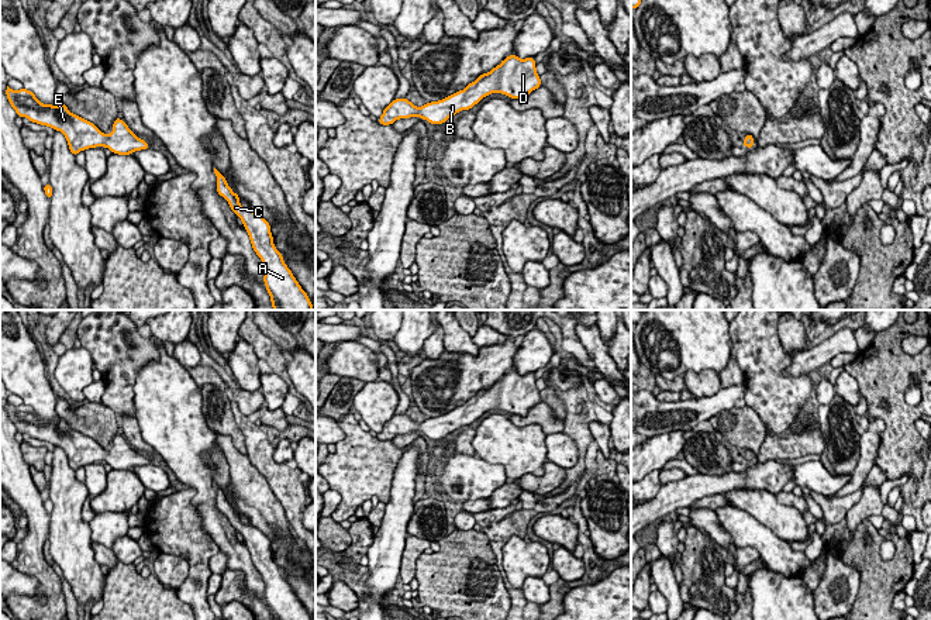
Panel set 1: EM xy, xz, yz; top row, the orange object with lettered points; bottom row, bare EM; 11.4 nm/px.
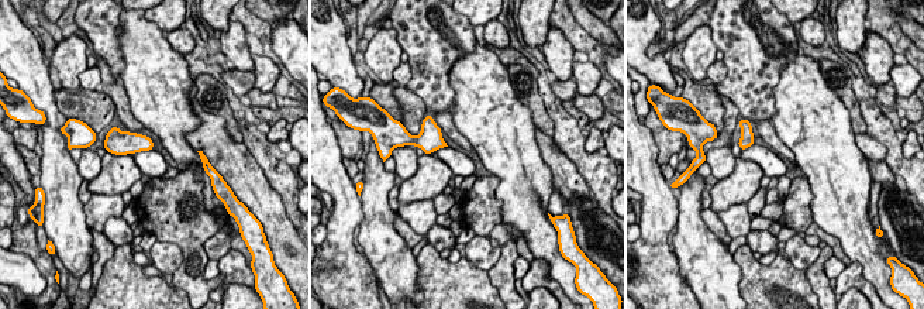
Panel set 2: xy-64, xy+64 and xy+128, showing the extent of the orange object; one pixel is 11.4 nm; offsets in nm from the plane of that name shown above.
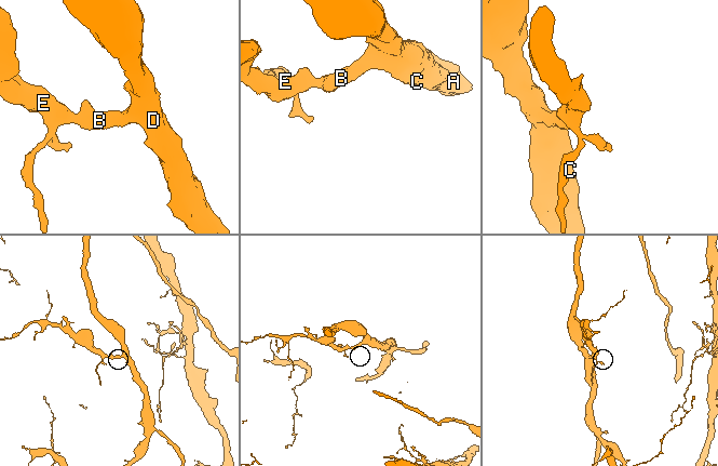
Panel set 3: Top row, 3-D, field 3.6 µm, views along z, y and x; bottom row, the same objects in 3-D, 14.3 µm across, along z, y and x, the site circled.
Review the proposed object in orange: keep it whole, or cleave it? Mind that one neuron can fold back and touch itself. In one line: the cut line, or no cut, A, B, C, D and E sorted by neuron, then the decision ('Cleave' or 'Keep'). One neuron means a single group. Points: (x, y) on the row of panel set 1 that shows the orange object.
No split. Groups: A B C D E. Keep

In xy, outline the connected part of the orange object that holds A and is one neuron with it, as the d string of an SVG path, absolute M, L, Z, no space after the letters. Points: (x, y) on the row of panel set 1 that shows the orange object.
M215 168L214 173L217 176L217 193L228 202L231 210L242 220L252 248L265 266L263 283L273 310L313 310L311 300L273 244L270 224L252 209L244 209L239 196L232 192L225 178Z

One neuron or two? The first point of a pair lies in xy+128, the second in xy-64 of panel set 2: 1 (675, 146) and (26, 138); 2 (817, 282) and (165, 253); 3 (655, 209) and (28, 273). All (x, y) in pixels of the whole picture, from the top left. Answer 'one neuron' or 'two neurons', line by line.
1: one neuron
2: two neurons
3: two neurons

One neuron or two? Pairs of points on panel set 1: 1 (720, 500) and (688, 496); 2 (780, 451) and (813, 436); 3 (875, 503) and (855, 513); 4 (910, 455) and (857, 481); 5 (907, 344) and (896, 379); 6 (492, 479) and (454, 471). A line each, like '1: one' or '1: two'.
1: two
2: one
3: one
4: two
5: two
6: one

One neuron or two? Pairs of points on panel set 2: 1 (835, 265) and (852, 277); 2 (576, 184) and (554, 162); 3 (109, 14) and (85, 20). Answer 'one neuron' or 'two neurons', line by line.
1: two neurons
2: one neuron
3: one neuron

